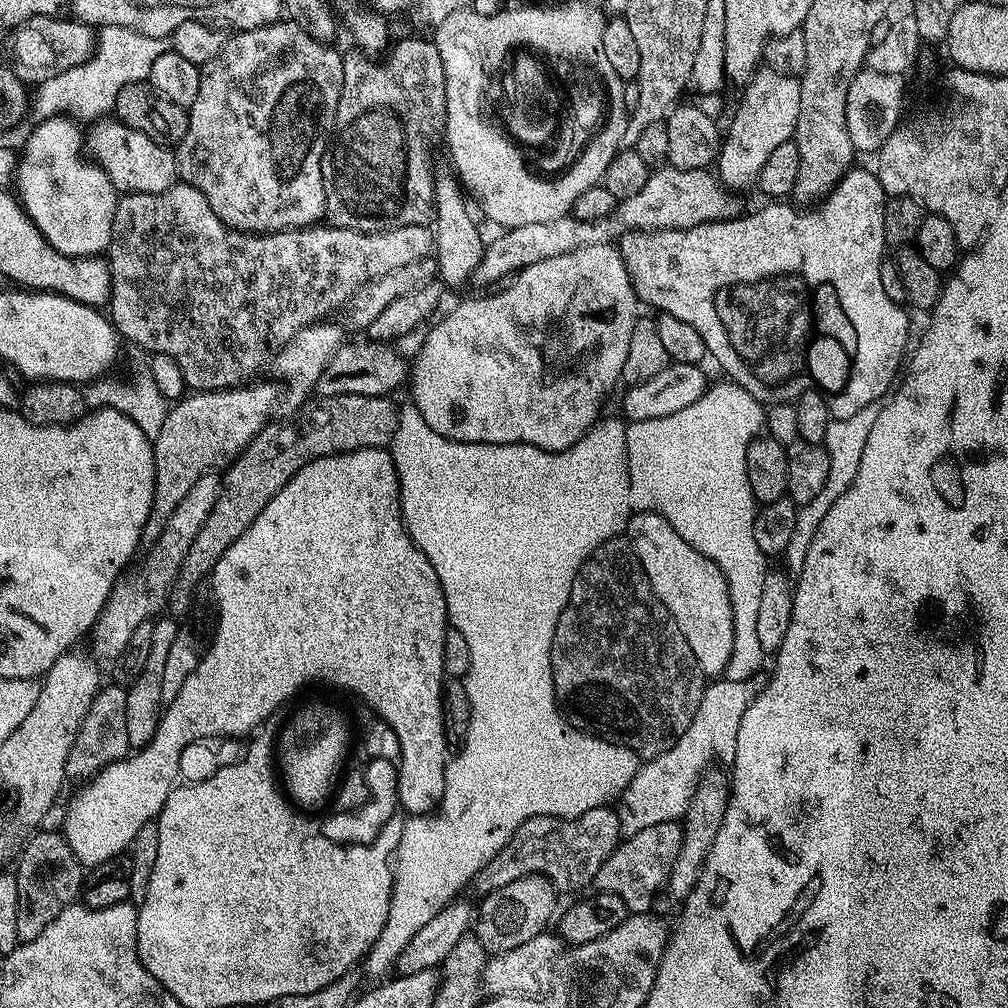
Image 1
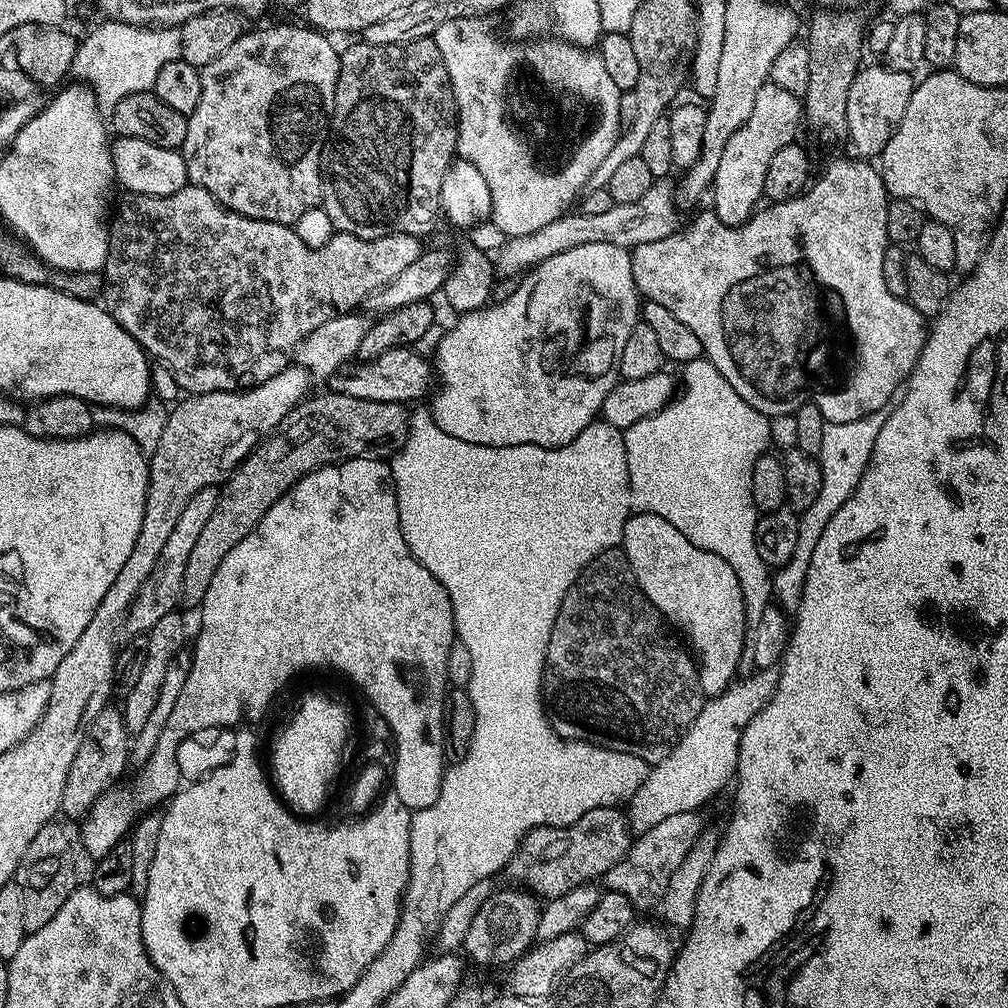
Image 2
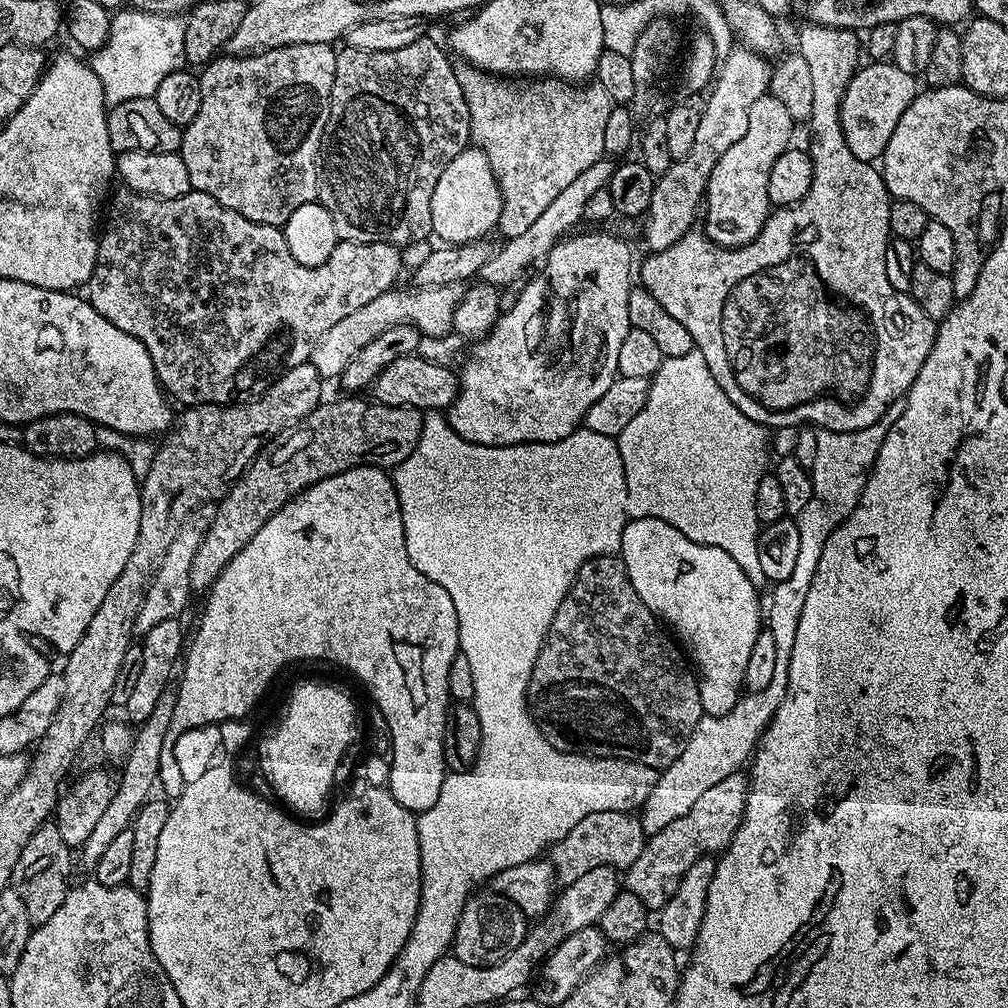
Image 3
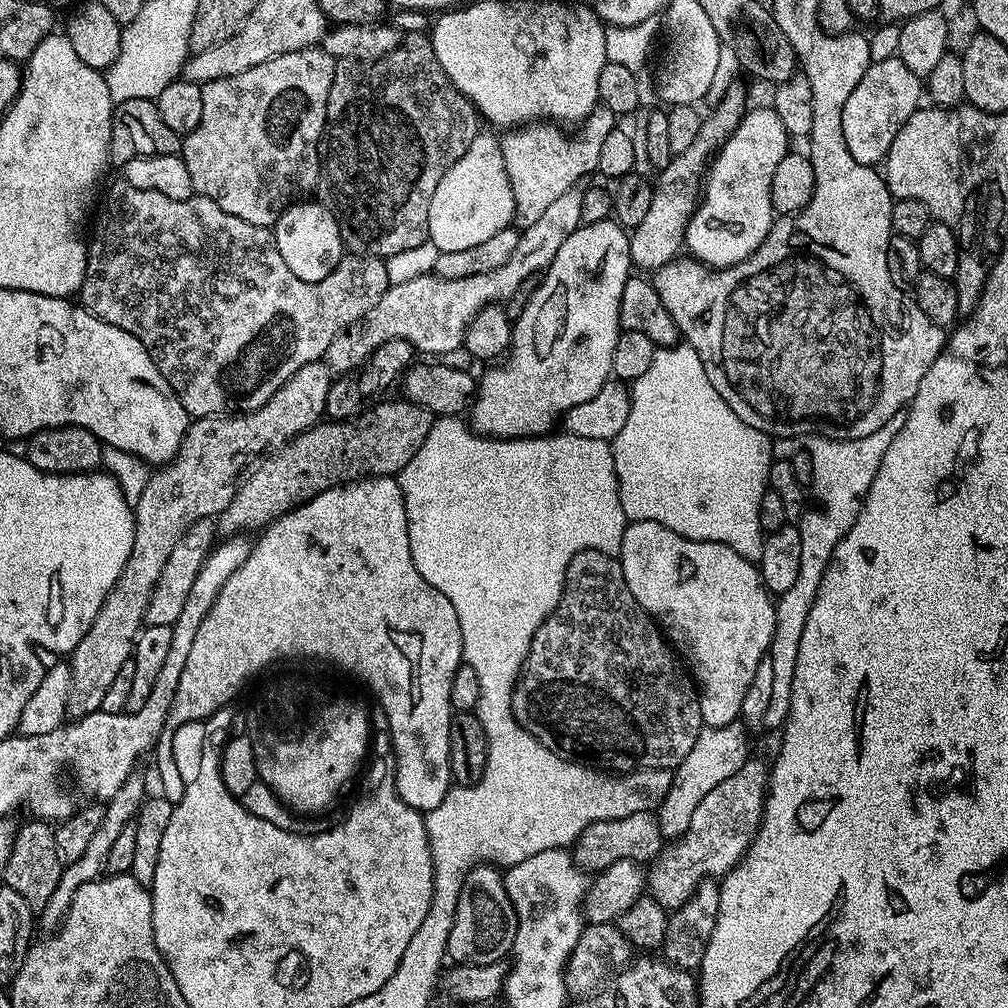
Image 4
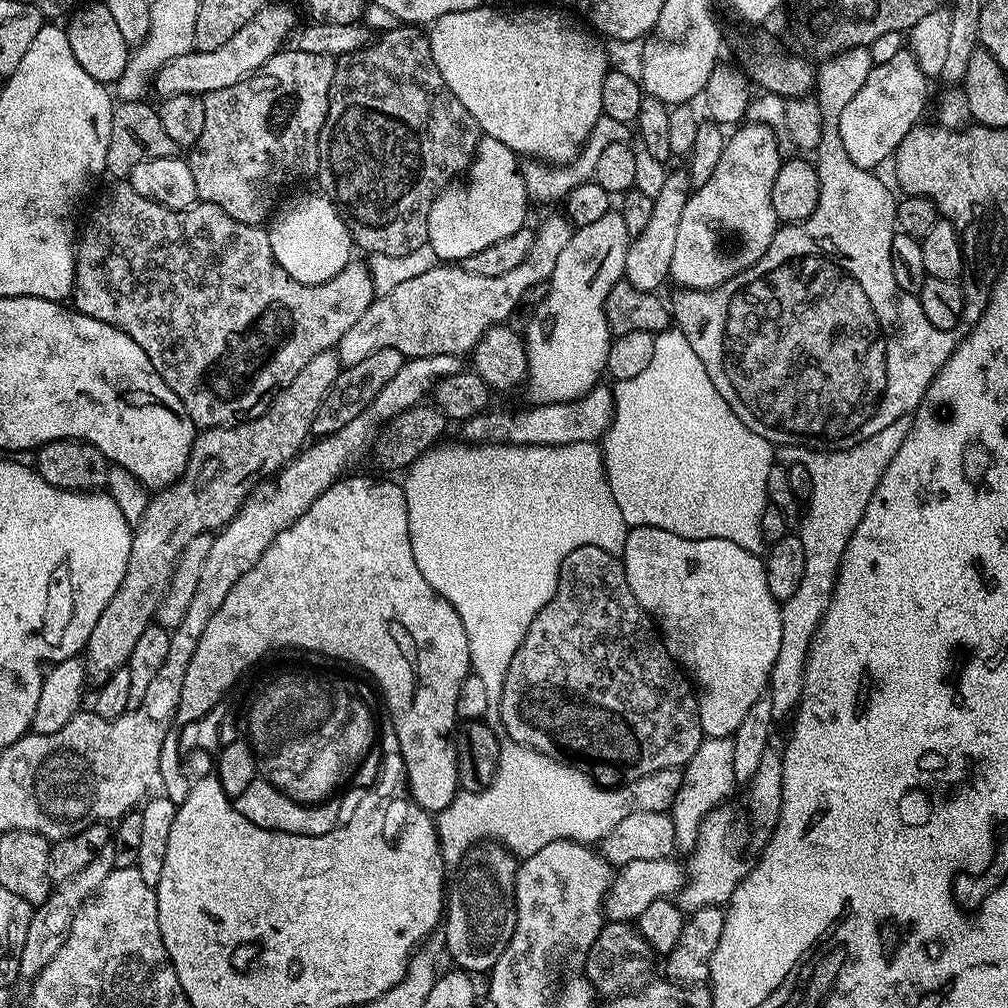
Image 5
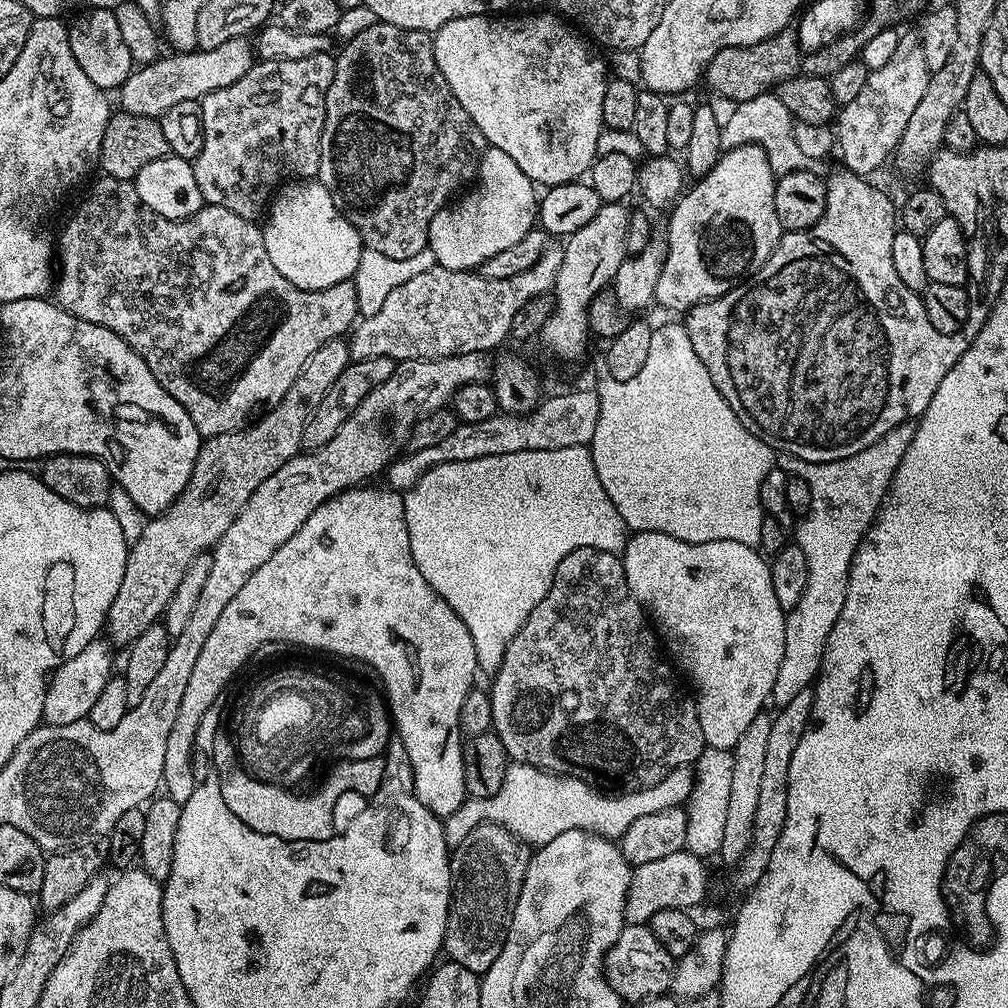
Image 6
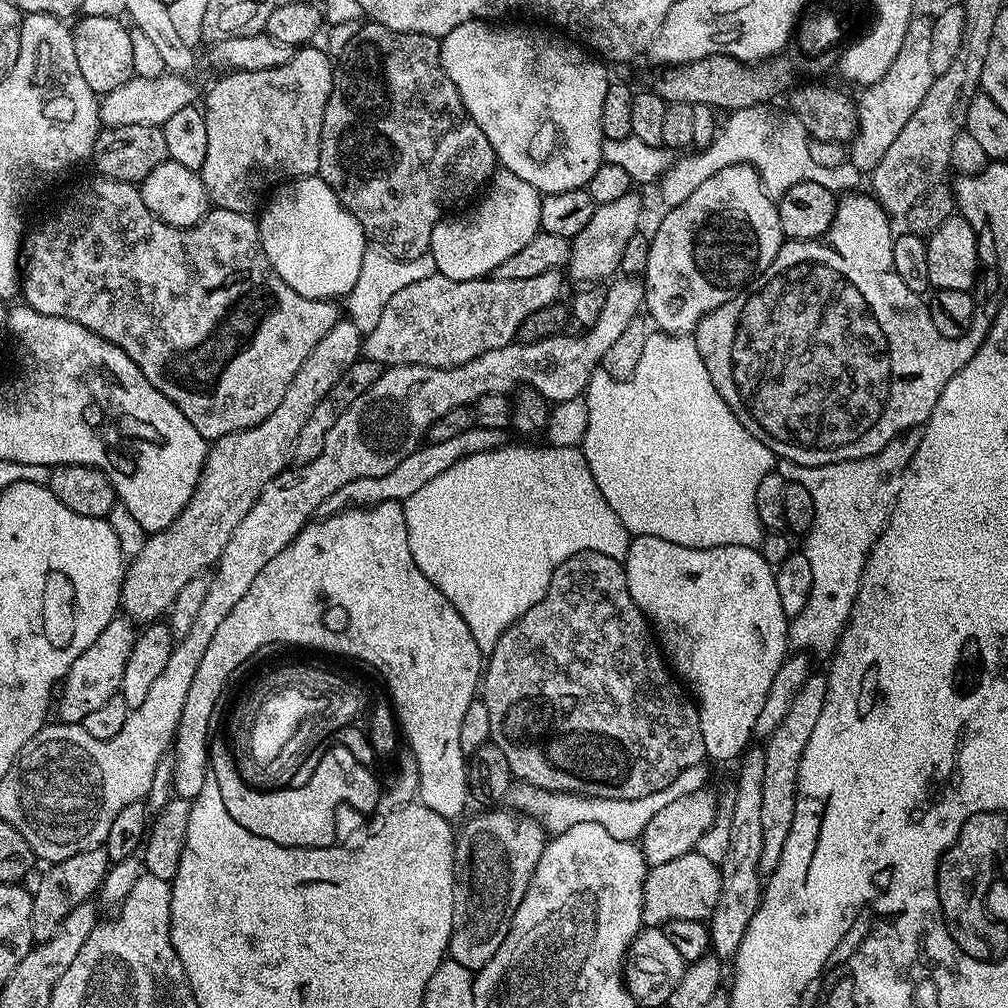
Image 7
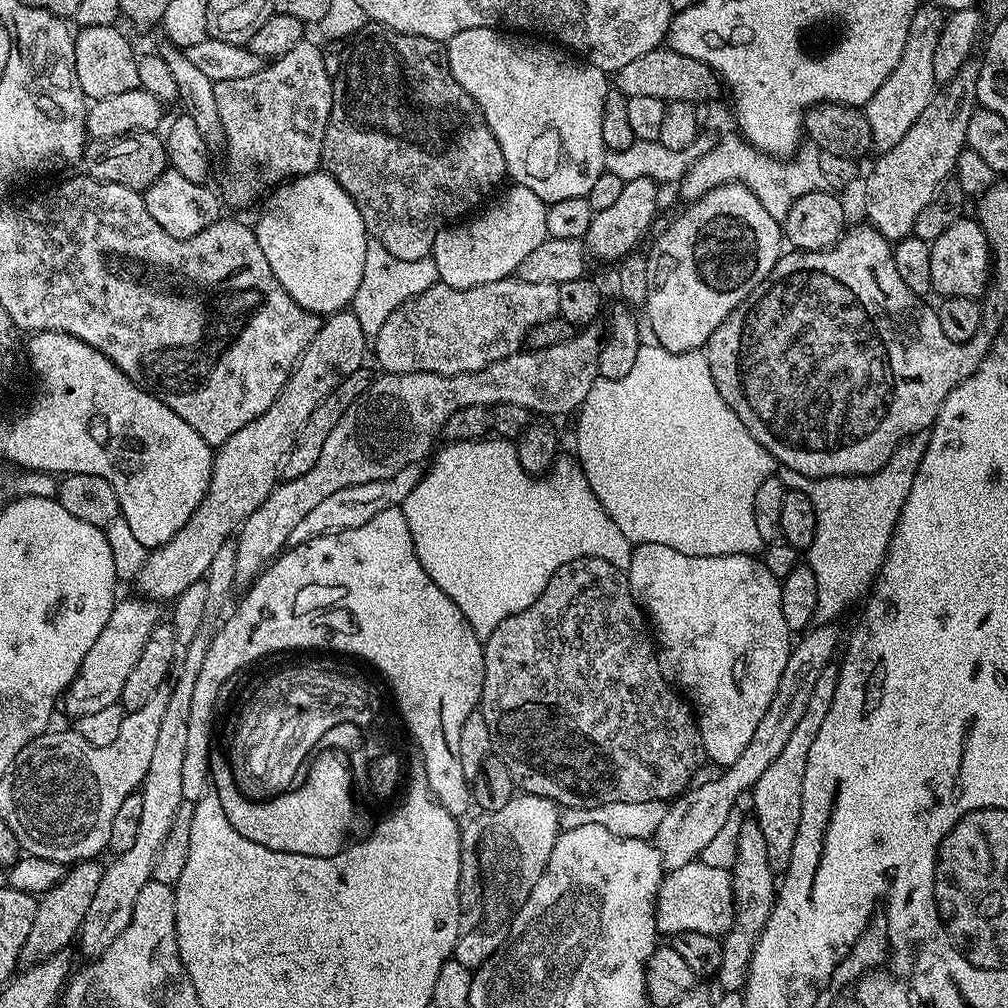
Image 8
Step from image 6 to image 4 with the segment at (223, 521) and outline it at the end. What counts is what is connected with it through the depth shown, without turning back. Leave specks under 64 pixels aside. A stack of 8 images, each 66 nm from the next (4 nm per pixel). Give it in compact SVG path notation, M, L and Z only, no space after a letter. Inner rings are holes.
M315 360L302 366L302 370L293 374L258 410L231 416L201 416L189 423L176 457L149 475L146 490L134 505L136 529L130 558L126 558L126 566L118 582L114 582L110 594L106 594L106 602L102 602L98 618L94 618L90 630L84 632L82 642L78 642L78 646L70 653L72 689L68 699L69 717L79 718L89 716L91 712L101 711L102 698L106 698L110 682L118 678L118 670L122 670L122 666L129 663L134 655L136 638L144 624L146 606L150 606L150 598L162 574L162 566L166 566L166 558L170 558L170 550L174 550L174 542L178 542L184 531L194 522L207 516L219 517L220 512L226 510L226 506L230 506L230 498L234 498L238 481L257 457L267 453L269 449L275 450L280 445L288 443L293 436L305 432L325 415L324 407L328 401L333 379L334 373L327 363Z

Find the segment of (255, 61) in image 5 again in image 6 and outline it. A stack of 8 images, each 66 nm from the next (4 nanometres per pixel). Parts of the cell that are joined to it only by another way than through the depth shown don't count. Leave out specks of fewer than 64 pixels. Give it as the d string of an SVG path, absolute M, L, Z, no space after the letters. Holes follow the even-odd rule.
M242 36L230 38L230 42L214 46L214 50L176 52L171 55L161 55L154 63L137 67L129 74L118 89L119 107L123 111L158 118L178 102L199 101L214 90L222 90L222 86L238 82L238 78L249 72L254 63L253 45Z

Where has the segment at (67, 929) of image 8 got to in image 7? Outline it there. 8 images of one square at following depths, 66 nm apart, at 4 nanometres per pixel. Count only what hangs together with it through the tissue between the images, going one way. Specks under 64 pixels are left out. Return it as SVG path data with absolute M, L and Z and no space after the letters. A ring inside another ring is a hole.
M103 846L74 854L74 858L55 861L49 867L52 869L41 878L40 885L32 892L34 911L30 917L30 930L34 930L34 941L54 938L66 914L70 914L74 906L89 903L99 893L109 867L108 852Z

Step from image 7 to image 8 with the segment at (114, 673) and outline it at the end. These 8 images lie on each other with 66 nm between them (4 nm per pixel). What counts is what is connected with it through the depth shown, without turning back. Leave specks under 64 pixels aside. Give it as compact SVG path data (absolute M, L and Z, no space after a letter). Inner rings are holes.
M147 598L135 599L117 599L114 610L106 621L106 627L98 632L94 646L90 646L86 658L82 658L82 666L74 682L62 697L62 708L69 712L69 717L95 714L97 710L103 710L106 706L120 703L122 686L126 686L126 677L134 670L134 665L142 654L142 646L146 646L146 638L150 638L150 634L162 620L159 603Z

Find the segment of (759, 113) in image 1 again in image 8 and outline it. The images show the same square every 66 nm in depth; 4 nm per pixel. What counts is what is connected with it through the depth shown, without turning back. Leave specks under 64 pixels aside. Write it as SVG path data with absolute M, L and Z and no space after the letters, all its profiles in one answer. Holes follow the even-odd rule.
M739 183L724 184L716 189L710 190L696 201L689 203L681 216L676 216L668 224L668 229L657 238L652 244L652 252L647 253L648 257L648 302L646 311L648 311L648 324L652 327L655 343L661 344L666 350L671 352L694 352L703 349L708 343L708 339L726 322L726 318L753 292L756 287L774 270L774 266L780 261L782 255L782 224L770 216L766 207L762 206L758 198L755 197L747 186Z

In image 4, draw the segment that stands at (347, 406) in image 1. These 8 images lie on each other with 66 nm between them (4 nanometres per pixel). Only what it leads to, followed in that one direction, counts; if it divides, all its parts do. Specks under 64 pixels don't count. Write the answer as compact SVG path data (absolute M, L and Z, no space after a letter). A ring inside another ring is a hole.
M405 398L383 400L376 402L381 404L365 407L355 422L348 418L325 419L265 455L243 477L234 498L230 498L230 506L220 512L217 533L227 538L247 533L247 528L260 530L334 484L365 476L396 476L401 472L406 462L422 450L434 416L422 405Z

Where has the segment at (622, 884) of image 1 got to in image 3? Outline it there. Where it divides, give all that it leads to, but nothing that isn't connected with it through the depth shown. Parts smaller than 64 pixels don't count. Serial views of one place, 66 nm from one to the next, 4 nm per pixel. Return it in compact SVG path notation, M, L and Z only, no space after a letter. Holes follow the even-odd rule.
M743 771L730 774L722 778L722 782L710 786L690 806L687 814L682 814L675 822L670 822L662 830L651 833L644 841L642 854L634 858L634 862L623 873L622 880L627 891L634 894L650 910L659 910L670 902L674 890L678 890L678 882L698 862L703 856L709 854L719 854L727 848L736 832L740 828L740 823L746 810L746 798L748 797L748 776Z

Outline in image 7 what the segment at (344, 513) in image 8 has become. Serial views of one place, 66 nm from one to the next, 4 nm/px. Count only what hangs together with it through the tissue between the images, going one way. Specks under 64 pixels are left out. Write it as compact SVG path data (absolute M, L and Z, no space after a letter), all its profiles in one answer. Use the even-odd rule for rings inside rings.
M474 424L470 430L466 430L457 437L450 438L449 441L428 442L416 448L413 454L408 454L402 459L390 473L378 475L377 478L358 478L341 486L339 490L333 492L319 506L317 515L319 517L335 516L339 512L346 511L347 508L357 506L371 506L381 504L386 501L403 502L408 500L411 494L426 486L427 482L433 481L440 473L445 473L448 468L457 464L470 455L484 453L486 451L497 450L507 443L507 433L503 429L492 429Z

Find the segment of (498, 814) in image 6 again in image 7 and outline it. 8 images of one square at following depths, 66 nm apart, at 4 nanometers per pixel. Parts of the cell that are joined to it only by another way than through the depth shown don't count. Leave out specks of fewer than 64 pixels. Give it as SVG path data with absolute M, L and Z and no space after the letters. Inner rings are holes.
M707 763L686 766L686 770L682 770L682 774L674 778L674 782L670 782L670 786L666 786L663 790L654 790L654 794L646 794L643 798L629 800L576 796L572 792L547 792L535 788L533 784L521 783L511 793L510 804L517 813L537 820L548 834L565 832L578 822L598 822L598 826L603 826L612 837L636 842L639 841L642 830L646 830L650 818L658 814L658 810L663 810L669 802L675 802L678 798L686 798L686 794L694 794L694 790L702 790L709 783L708 767Z

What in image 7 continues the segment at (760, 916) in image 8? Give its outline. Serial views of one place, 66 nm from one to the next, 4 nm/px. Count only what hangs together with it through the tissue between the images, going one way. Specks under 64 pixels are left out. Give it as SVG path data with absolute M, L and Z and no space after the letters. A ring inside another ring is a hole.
M749 747L739 761L740 773L736 776L736 793L732 796L730 807L730 846L726 849L726 858L718 866L720 869L720 897L718 906L712 911L708 924L708 939L711 951L721 962L735 961L738 946L750 926L750 918L760 905L762 895L762 778L766 774L764 765L764 748ZM744 760L744 761L743 761ZM741 763L741 764L740 764ZM761 879L761 880L760 880Z

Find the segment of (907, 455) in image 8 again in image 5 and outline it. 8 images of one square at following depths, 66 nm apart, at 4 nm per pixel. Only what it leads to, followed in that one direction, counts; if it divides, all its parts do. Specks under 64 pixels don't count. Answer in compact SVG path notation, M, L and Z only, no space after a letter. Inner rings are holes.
M912 416L894 418L894 422L874 434L874 438L866 438L866 442L858 442L858 446L850 446L837 452L813 450L797 443L775 445L774 456L781 465L801 464L806 466L806 470L810 470L810 482L814 482L814 490L799 521L801 524L798 535L802 550L806 554L806 571L802 573L802 586L794 590L789 600L780 604L782 646L778 650L774 670L768 679L773 721L780 722L780 719L787 712L789 715L800 702L808 651L820 620L830 606L842 554L846 554L846 546L854 530L858 530L862 514L866 514L870 494L874 494L886 466L890 466L894 454L898 454L902 442L906 442L906 434L912 431L912 421Z

